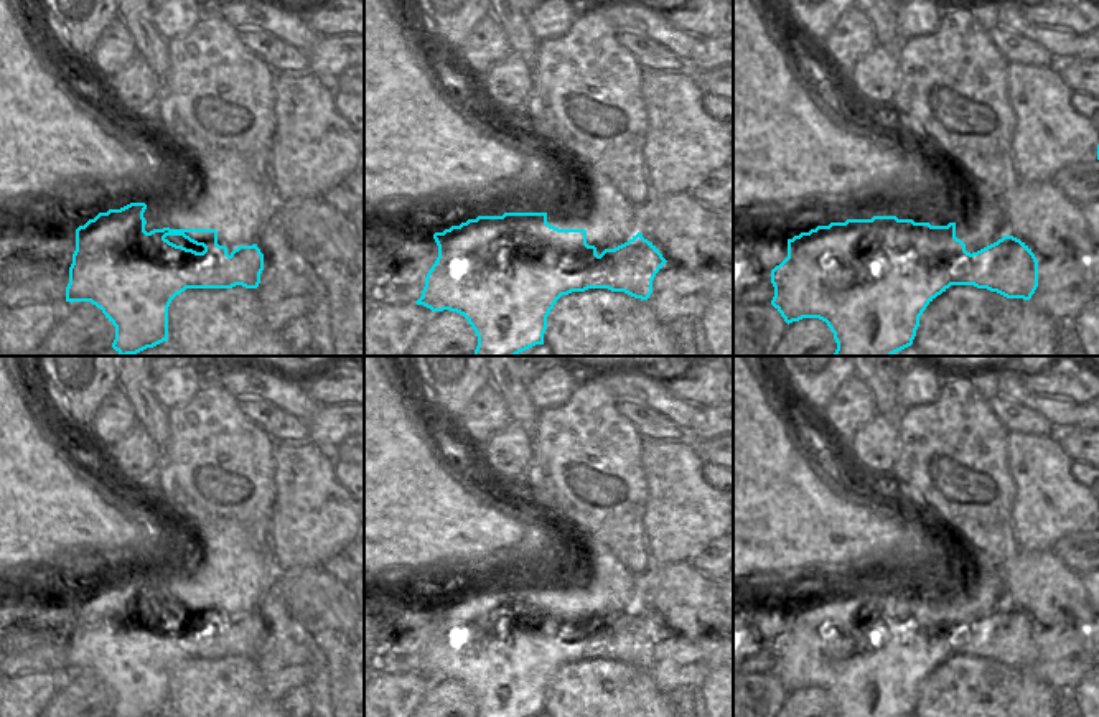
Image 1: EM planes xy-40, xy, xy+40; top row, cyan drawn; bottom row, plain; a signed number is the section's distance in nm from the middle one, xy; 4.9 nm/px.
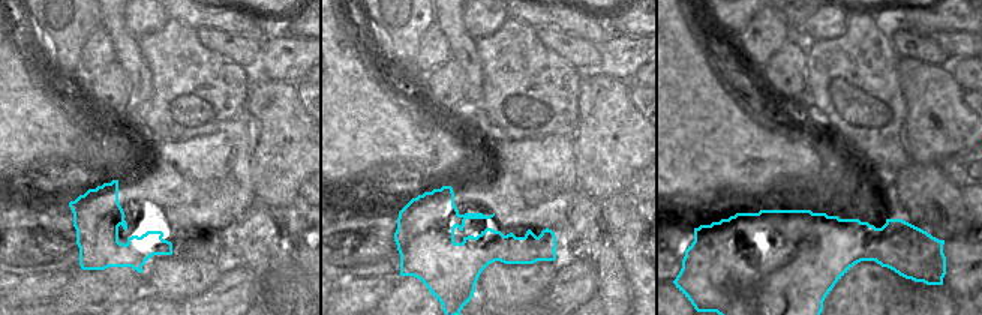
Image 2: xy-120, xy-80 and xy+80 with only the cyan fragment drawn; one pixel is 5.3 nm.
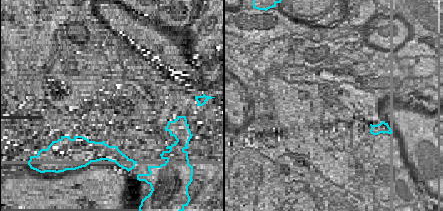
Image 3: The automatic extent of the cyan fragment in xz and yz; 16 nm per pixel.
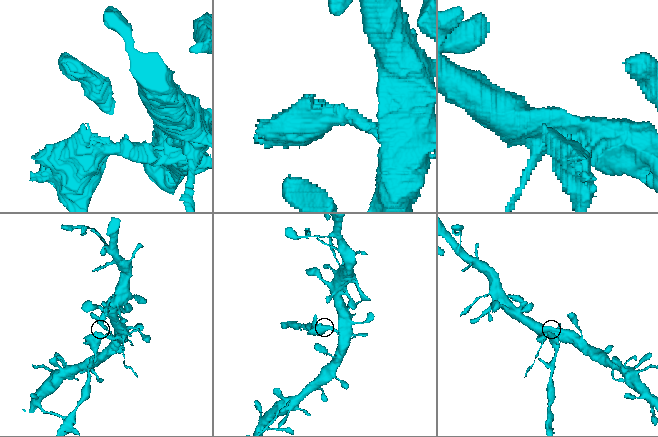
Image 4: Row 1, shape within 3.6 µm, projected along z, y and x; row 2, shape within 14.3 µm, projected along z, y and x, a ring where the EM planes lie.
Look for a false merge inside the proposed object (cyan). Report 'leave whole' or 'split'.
split

